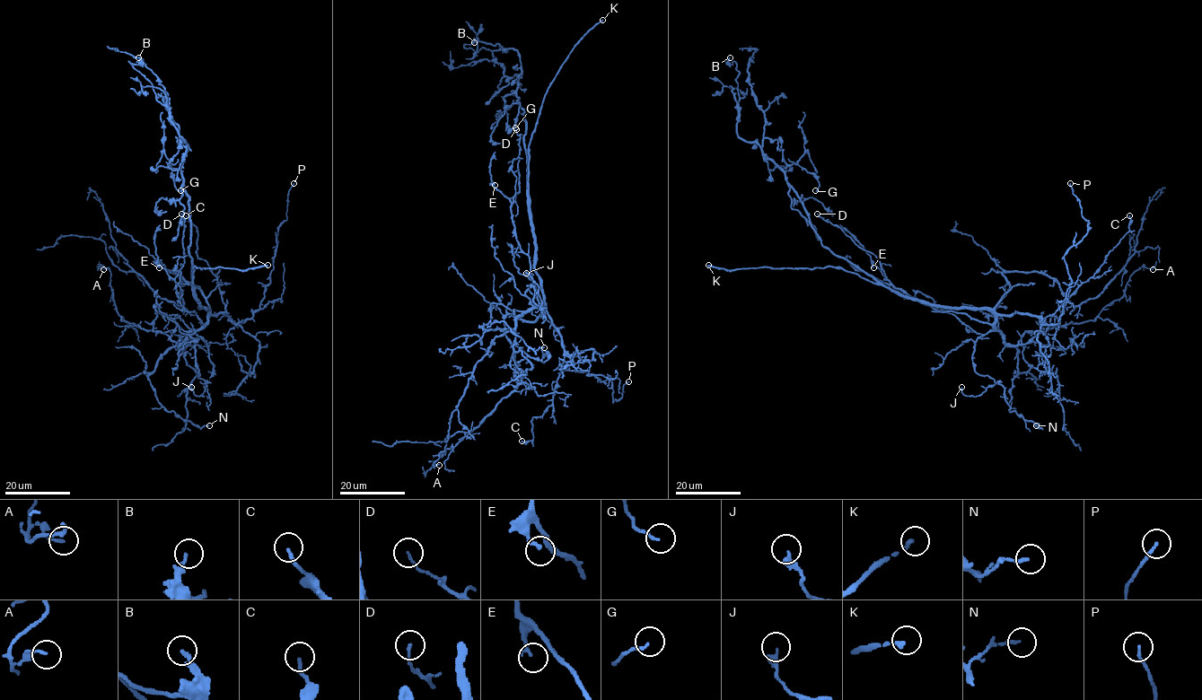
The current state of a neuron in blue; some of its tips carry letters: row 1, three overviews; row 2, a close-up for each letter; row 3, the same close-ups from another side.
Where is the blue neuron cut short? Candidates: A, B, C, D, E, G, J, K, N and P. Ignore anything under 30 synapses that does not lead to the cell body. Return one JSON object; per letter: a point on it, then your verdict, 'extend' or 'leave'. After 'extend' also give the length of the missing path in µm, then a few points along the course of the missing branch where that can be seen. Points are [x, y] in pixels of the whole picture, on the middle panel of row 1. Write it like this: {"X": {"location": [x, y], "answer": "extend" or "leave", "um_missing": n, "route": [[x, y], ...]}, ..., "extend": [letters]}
{"A": {"location": [439, 465], "answer": "leave"}, "B": {"location": [474, 42], "answer": "leave"}, "C": {"location": [522, 441], "answer": "leave"}, "D": {"location": [516, 129], "answer": "leave"}, "E": {"location": [495, 185], "answer": "leave"}, "G": {"location": [515, 127], "answer": "leave"}, "J": {"location": [526, 273], "answer": "leave"}, "K": {"location": [602, 20], "answer": "extend", "um_missing": 60}, "N": {"location": [544, 347], "answer": "leave"}, "P": {"location": [628, 381], "answer": "leave"}, "extend": ["K"]}

